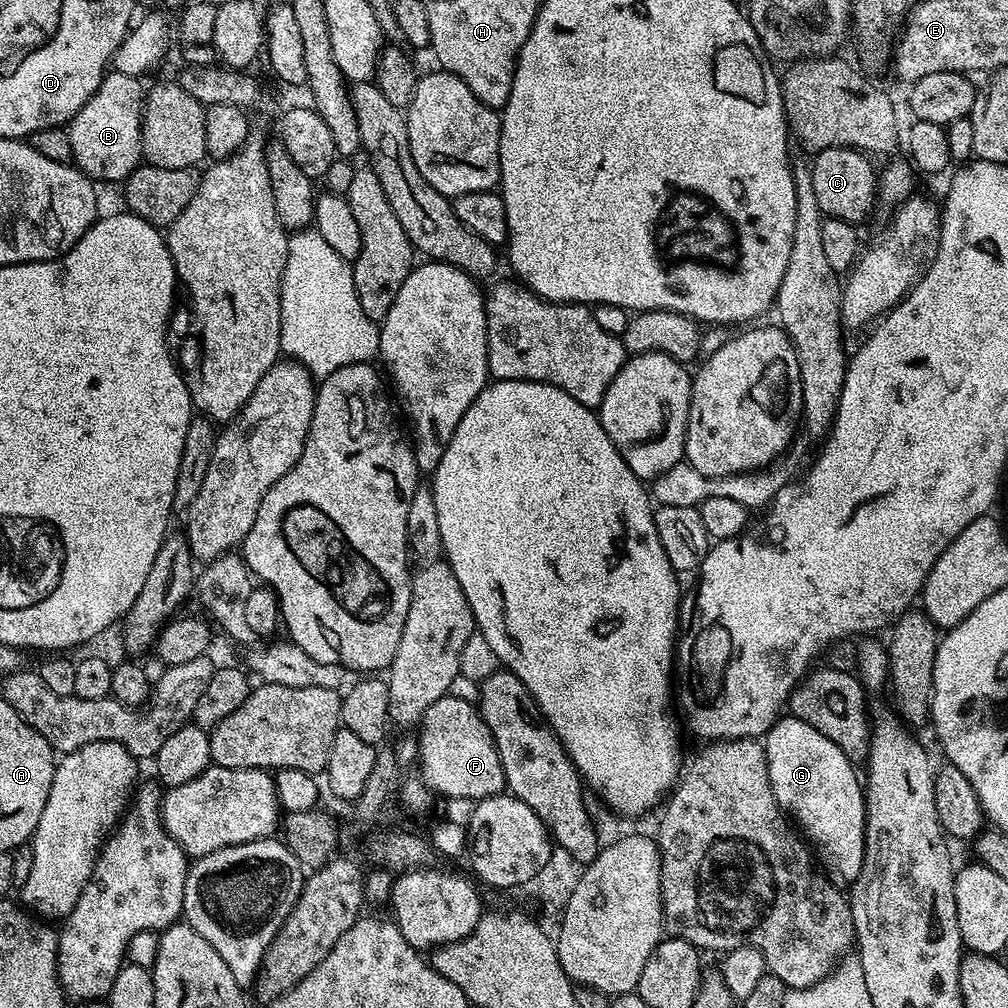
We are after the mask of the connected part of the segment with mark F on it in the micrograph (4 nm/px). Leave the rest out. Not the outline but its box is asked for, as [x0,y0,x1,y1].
[419,695,505,802]

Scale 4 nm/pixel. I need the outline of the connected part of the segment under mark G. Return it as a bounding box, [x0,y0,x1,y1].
[762,714,866,890]

